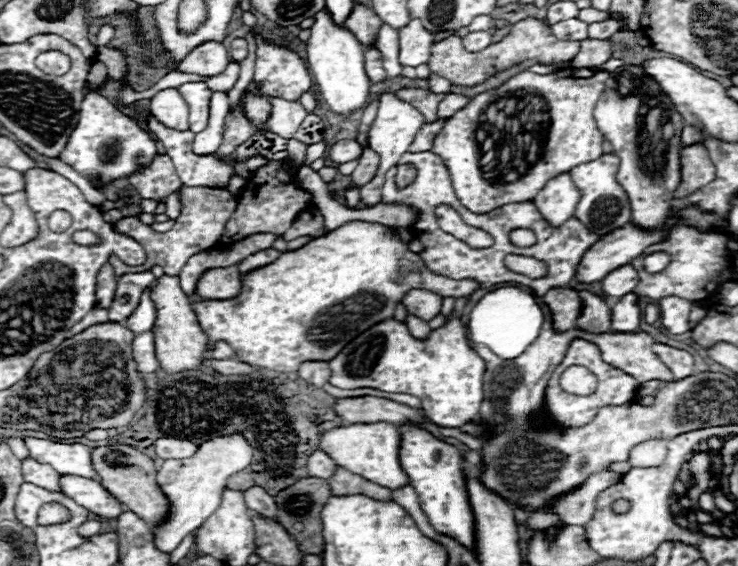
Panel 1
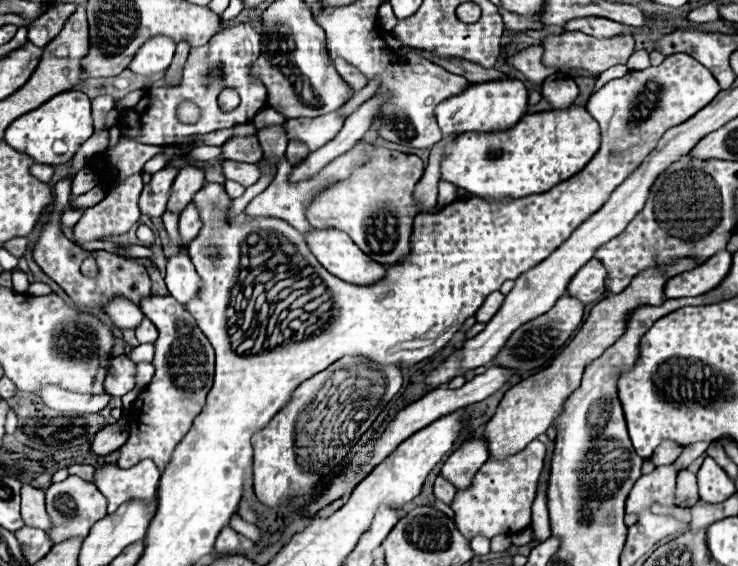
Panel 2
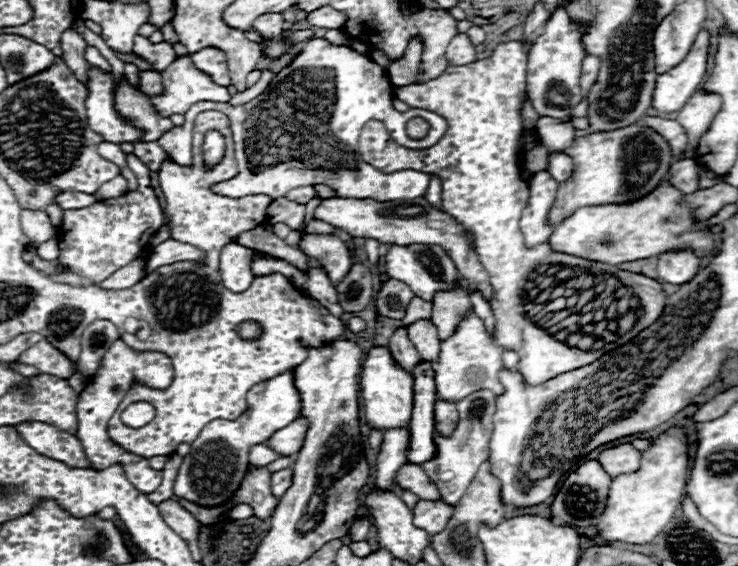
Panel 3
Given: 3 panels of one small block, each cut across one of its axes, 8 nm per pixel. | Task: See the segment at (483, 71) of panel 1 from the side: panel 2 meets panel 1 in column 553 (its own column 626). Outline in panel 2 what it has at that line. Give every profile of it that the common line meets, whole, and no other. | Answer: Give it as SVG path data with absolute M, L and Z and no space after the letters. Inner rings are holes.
M548 34L544 36L542 48L544 48L544 56L542 56L544 66L556 68L556 70L580 68L590 72L592 76L598 76L610 66L628 62L628 58L634 52L634 38L630 34L612 36L612 38L590 38L586 34Z

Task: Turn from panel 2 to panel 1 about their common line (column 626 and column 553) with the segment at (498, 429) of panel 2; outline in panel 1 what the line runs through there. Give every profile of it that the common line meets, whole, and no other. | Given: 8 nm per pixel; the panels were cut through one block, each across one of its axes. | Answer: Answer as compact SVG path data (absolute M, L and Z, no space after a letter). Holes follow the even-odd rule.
M552 288L550 294L544 294L544 304L548 304L552 312L552 320L558 332L570 330L576 324L576 318L582 310L580 296L574 288Z

